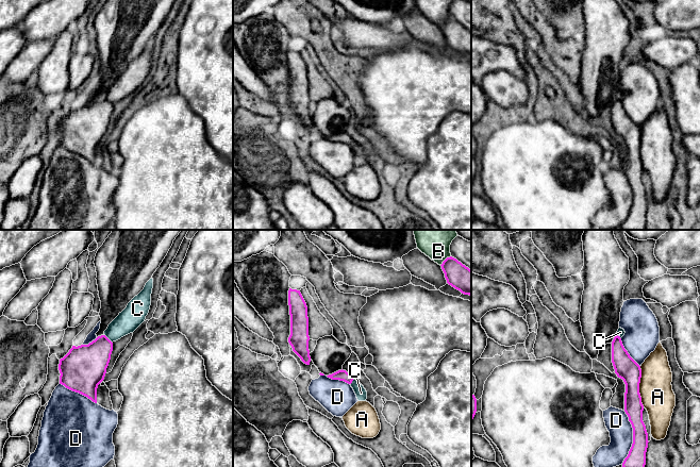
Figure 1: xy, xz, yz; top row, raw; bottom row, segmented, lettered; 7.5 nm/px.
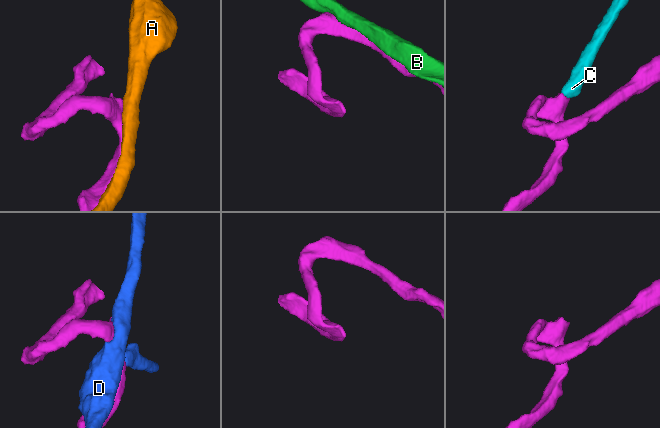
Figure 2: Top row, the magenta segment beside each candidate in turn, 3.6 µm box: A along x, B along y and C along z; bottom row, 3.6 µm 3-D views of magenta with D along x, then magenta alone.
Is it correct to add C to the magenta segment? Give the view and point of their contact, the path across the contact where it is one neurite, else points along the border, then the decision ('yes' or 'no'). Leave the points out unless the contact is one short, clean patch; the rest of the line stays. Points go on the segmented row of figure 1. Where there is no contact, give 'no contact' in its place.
meets magenta in xy at (107, 338); border along xy (104, 334), (112, 343); no

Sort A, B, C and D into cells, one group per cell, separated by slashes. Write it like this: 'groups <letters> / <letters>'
groups A D / B / C

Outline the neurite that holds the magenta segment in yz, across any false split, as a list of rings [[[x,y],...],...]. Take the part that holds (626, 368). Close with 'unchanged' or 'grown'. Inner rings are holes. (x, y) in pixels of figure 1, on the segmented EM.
[[[618,335],[612,341],[612,363],[615,373],[626,384],[624,412],[633,428],[633,444],[622,467],[645,467],[649,441],[643,421],[644,405],[639,394],[641,369],[624,349]]]; unchanged

